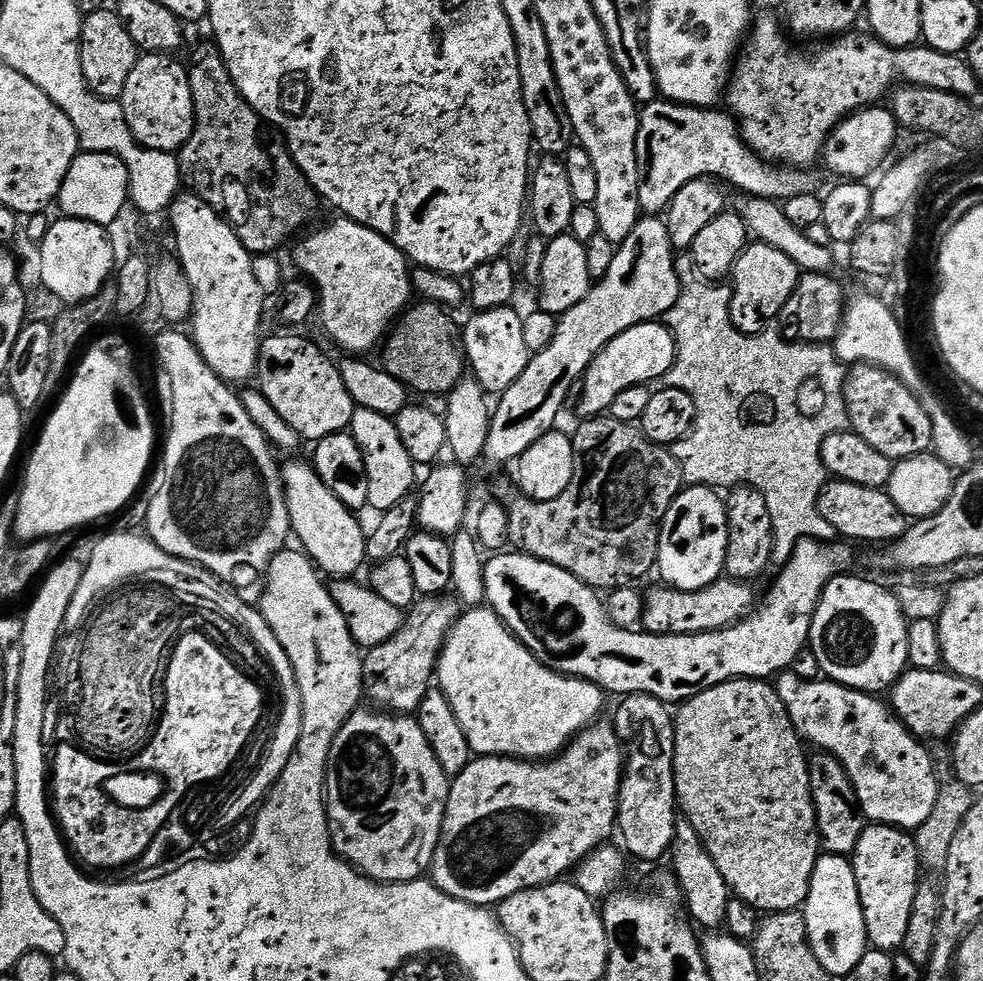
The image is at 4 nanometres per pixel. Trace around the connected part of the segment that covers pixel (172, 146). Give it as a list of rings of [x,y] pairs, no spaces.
[[[144,54],[139,57],[130,70],[130,78],[126,78],[126,86],[122,90],[118,101],[124,108],[124,117],[130,126],[132,136],[141,148],[158,150],[159,152],[179,153],[196,125],[196,111],[190,94],[188,69],[168,54]]]

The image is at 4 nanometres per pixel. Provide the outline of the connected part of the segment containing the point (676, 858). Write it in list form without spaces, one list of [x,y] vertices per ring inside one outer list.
[[[687,818],[677,819],[676,836],[673,838],[670,851],[672,858],[671,875],[676,877],[676,887],[679,888],[683,907],[693,925],[704,930],[716,930],[721,927],[726,918],[726,906],[730,899],[728,884],[718,874],[718,866],[714,866],[714,858],[704,849],[704,844],[698,838],[692,821]]]

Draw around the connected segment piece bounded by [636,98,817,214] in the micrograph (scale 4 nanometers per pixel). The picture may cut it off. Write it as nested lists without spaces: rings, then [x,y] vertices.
[[[657,98],[640,108],[640,129],[636,134],[636,160],[640,163],[640,189],[636,197],[644,214],[660,214],[691,180],[729,180],[749,197],[785,202],[796,195],[817,191],[811,171],[796,166],[773,166],[761,160],[743,140],[738,126],[727,111],[690,108]]]

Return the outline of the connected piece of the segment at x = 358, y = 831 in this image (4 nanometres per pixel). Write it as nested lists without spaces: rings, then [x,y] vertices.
[[[368,710],[372,712],[353,711],[353,714],[347,722],[342,726],[342,730],[338,730],[338,738],[334,738],[334,746],[330,746],[330,754],[326,757],[328,761],[328,769],[326,770],[326,778],[324,779],[324,799],[328,809],[328,833],[332,839],[332,850],[340,857],[341,860],[348,861],[357,872],[364,873],[370,880],[377,881],[381,884],[405,884],[411,880],[419,880],[432,867],[432,859],[436,853],[436,847],[441,838],[442,822],[444,821],[444,811],[446,810],[446,802],[448,801],[448,790],[450,787],[450,778],[442,770],[442,766],[438,762],[438,758],[434,754],[434,750],[430,746],[430,742],[426,742],[426,734],[422,734],[419,719],[413,718],[408,714],[389,714],[383,710]]]

